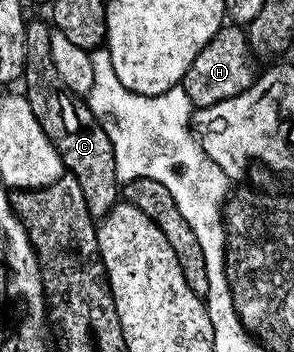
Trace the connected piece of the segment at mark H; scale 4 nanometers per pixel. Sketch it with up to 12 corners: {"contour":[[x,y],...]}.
{"contour":[[222,24],[183,84],[206,109],[247,91],[255,58],[246,30]]}

